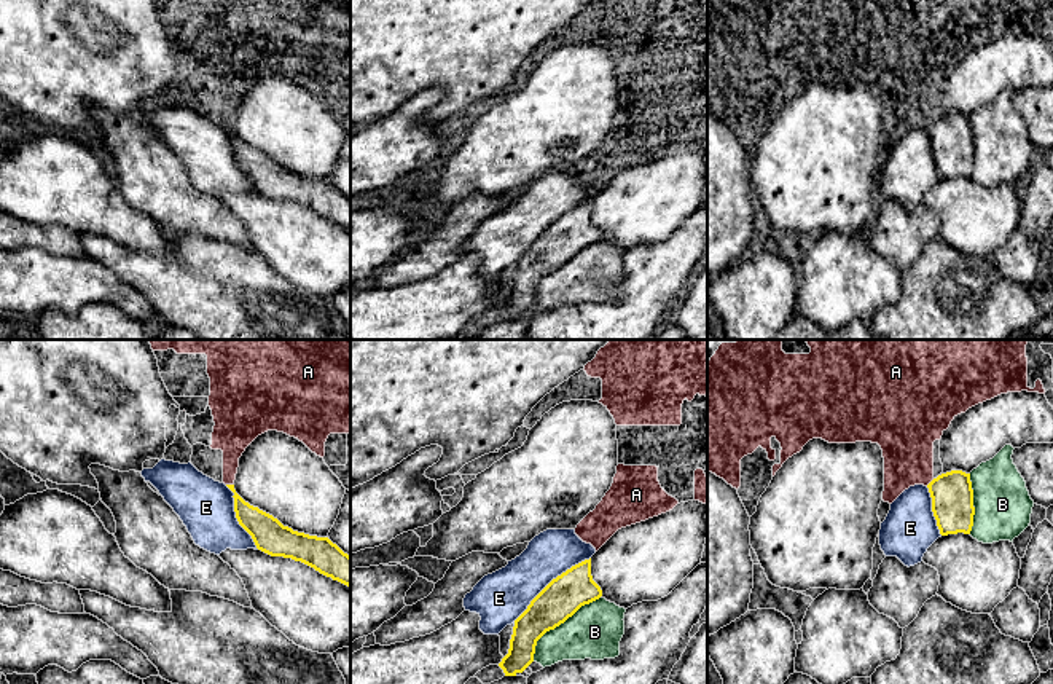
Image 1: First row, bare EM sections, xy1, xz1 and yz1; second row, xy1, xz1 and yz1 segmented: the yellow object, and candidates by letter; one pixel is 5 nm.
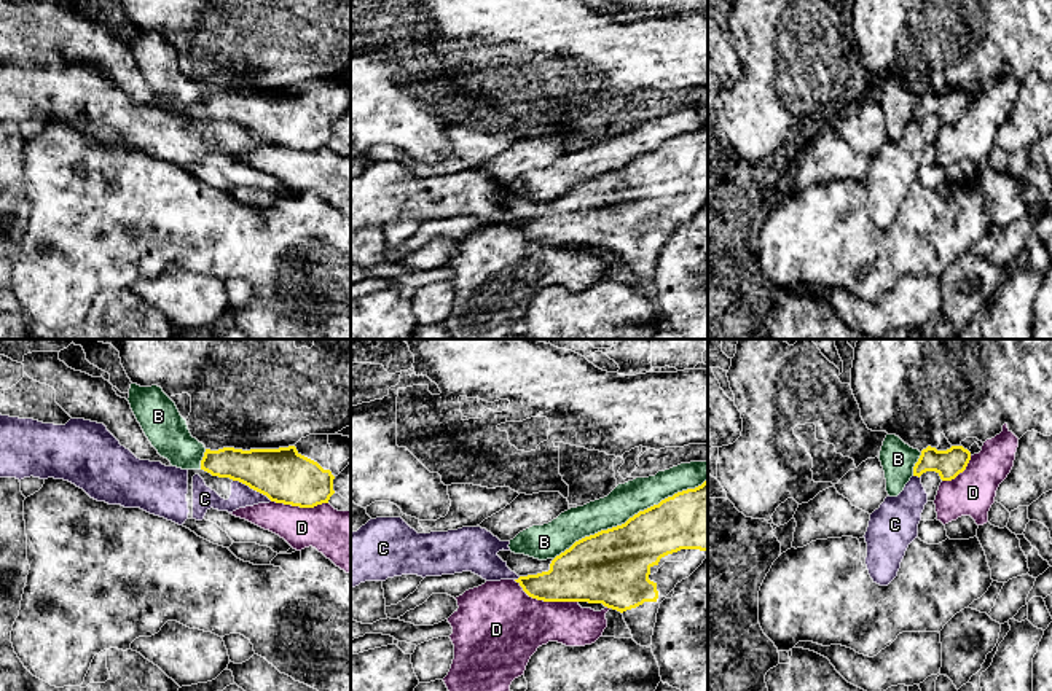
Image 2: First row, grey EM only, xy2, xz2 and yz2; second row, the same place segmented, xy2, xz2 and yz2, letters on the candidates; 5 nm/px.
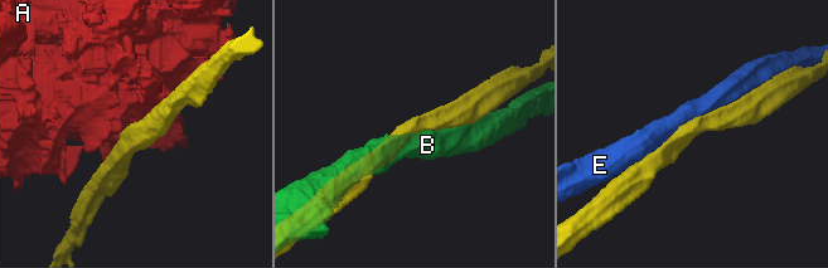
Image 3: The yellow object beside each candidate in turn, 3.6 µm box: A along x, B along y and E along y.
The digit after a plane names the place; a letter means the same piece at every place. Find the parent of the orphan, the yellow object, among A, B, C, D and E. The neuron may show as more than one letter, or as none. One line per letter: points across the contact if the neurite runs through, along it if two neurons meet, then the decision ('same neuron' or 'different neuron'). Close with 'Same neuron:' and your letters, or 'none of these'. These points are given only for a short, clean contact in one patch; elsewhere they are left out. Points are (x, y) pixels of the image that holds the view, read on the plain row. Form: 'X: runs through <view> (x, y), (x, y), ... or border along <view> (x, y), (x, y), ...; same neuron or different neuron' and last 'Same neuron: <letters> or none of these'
A: border along xy1 (227, 126), (233, 128); different neuron
B: different neuron
C: different neuron
D: different neuron
E: different neuron
Same neuron: none of these

